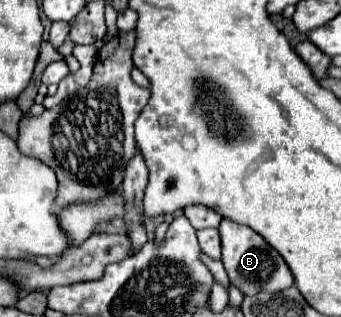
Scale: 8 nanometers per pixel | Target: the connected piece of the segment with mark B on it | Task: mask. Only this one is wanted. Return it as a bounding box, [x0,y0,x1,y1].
[219,219,293,297]

